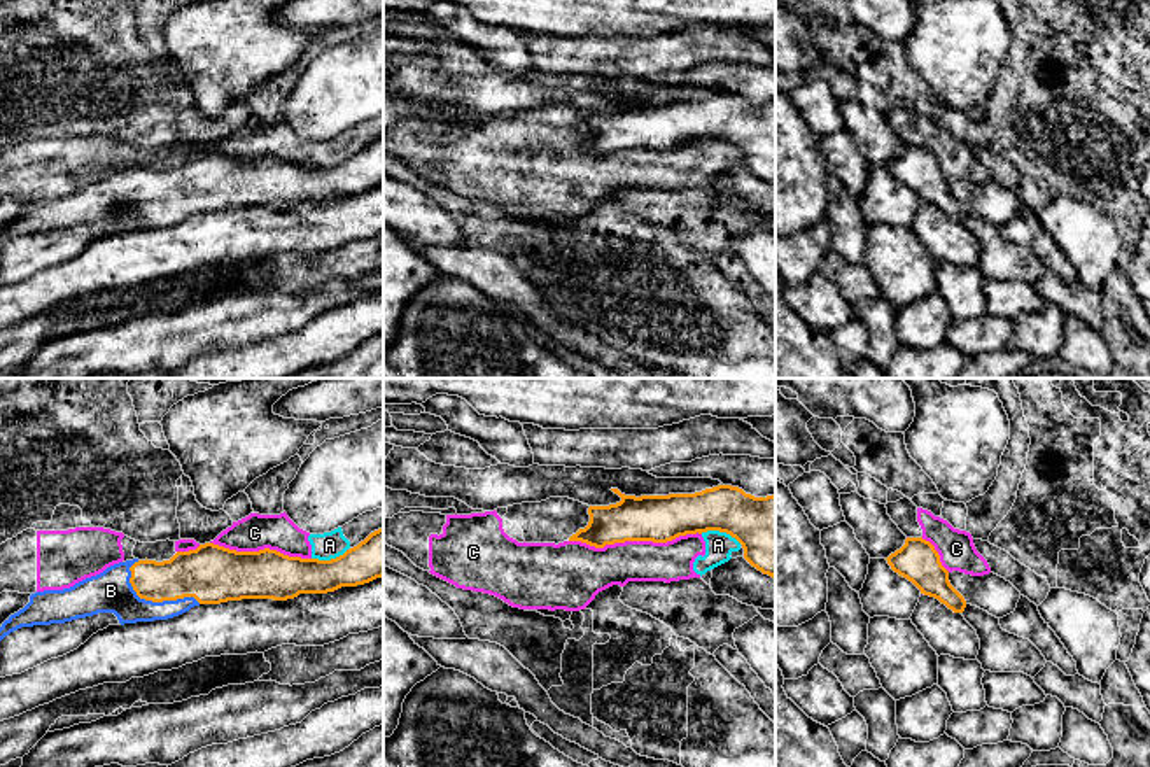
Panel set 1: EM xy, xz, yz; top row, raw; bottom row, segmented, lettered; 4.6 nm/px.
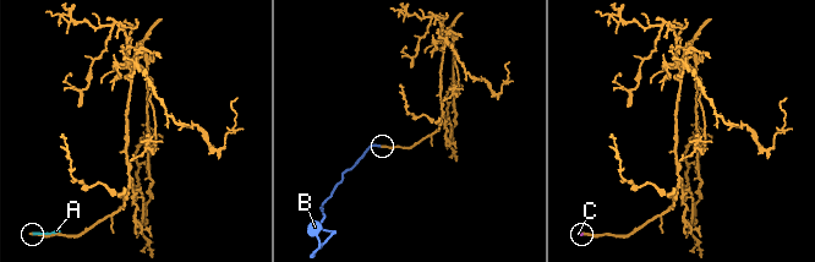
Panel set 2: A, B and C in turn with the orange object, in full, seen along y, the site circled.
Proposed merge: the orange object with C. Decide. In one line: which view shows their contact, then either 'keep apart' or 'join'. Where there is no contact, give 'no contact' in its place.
xz | keep apart

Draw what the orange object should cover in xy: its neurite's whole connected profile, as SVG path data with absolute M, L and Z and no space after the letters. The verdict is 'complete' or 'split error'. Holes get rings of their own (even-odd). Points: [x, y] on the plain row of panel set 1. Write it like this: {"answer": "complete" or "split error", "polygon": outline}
{"answer": "split error", "polygon": "M383 135L357 154L331 168L289 165L277 158L236 159L214 151L177 159L170 168L126 168L86 186L70 196L44 198L11 222L0 235L0 249L21 235L65 231L98 221L114 221L121 233L168 228L200 212L221 212L242 207L287 208L299 201L327 201L341 194L357 194L383 184Z"}

